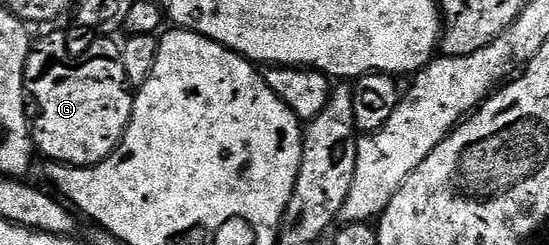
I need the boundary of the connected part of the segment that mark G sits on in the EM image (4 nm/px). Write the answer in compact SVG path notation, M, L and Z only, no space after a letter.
M54 32L47 40L33 45L24 70L26 91L29 99L38 103L39 116L32 120L34 147L50 162L57 162L76 168L92 168L106 160L117 150L134 109L134 96L124 74L124 62L119 41L114 38L94 38L83 52L73 56L66 52L66 36Z

